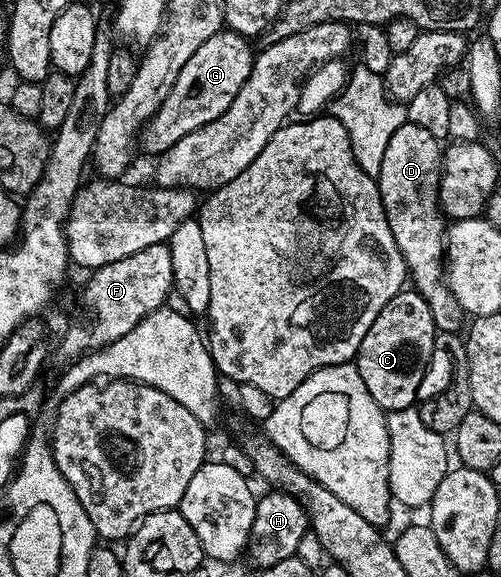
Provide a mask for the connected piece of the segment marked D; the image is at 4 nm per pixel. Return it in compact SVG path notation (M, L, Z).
M407 121L400 125L388 142L376 178L384 213L388 217L392 237L396 237L396 245L406 262L413 290L419 291L424 301L428 301L435 328L442 333L454 333L459 330L458 326L463 326L464 312L444 278L444 236L448 223L436 194L442 177L443 154L444 147L439 139L420 129L420 125Z

